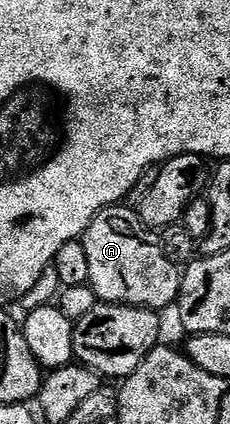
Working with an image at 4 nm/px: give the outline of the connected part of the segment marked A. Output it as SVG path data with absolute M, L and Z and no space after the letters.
M116 205L99 211L83 232L81 241L89 257L89 285L100 301L164 309L178 300L180 268L165 257L160 236L144 225L138 210Z

